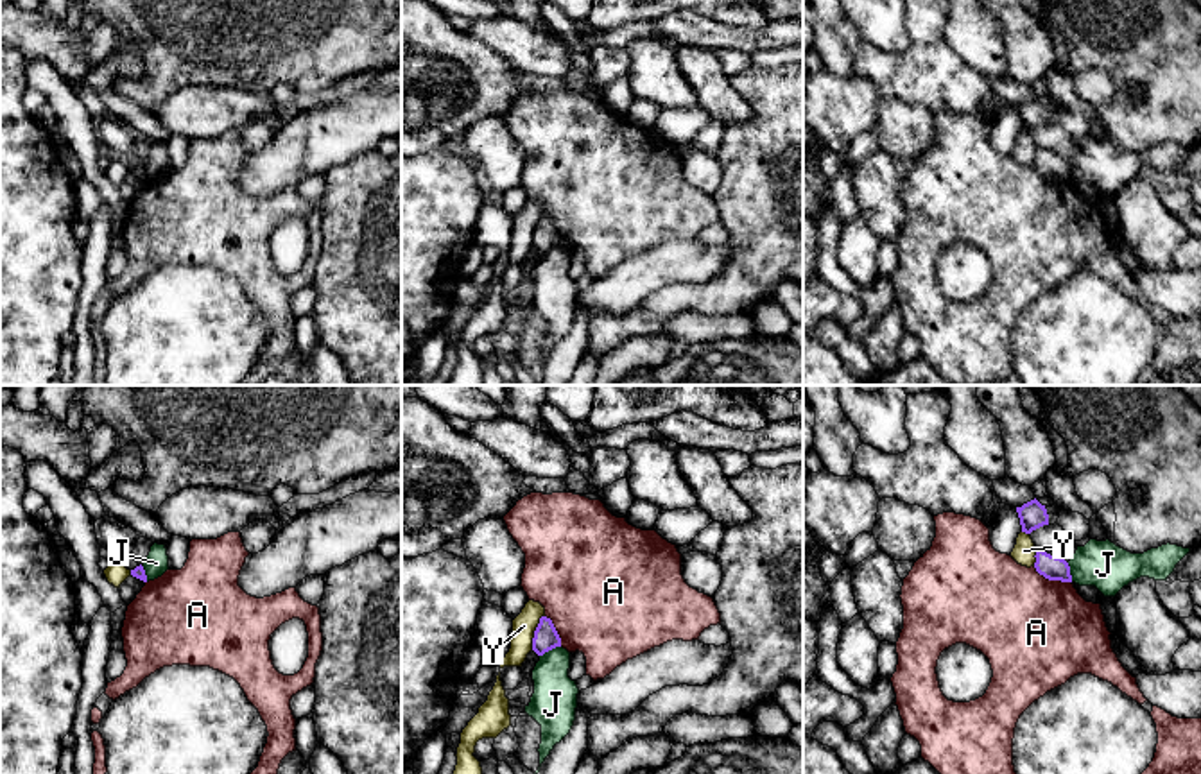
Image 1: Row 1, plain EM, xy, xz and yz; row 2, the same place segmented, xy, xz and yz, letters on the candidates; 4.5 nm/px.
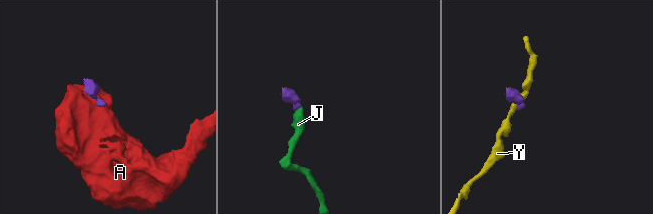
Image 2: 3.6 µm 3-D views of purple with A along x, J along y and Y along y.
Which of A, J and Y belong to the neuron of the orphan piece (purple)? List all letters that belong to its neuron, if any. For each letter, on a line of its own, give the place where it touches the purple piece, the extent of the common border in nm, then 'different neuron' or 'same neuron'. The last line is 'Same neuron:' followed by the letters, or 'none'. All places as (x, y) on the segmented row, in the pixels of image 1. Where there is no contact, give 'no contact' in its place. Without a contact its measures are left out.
A: contact yz (1053, 579); length 190 nm; different neuron
J: contact xz (549, 649); length 110 nm; different neuron
Y: contact xz (535, 633); length 170 nm; different neuron
Same neuron: none

